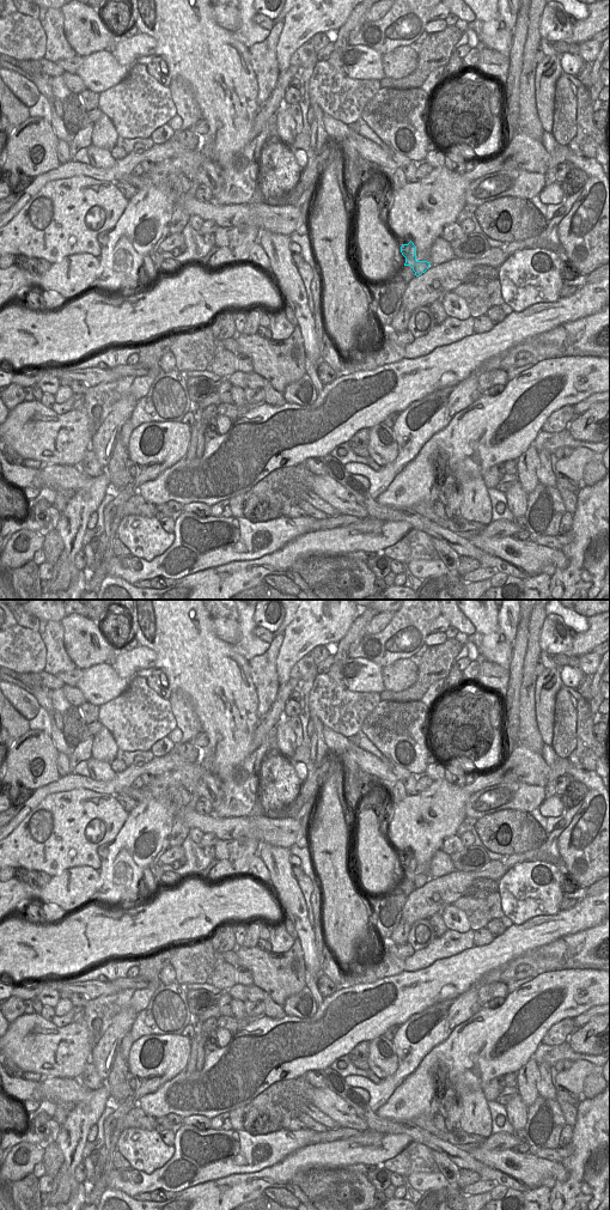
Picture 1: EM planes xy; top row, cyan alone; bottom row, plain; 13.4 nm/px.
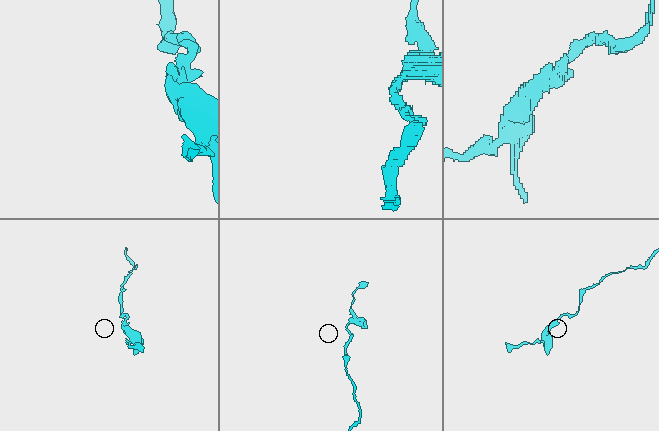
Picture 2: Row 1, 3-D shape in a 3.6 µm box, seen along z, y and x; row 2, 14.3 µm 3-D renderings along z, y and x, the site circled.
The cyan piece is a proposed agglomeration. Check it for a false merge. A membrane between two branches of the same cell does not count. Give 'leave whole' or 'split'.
leave whole

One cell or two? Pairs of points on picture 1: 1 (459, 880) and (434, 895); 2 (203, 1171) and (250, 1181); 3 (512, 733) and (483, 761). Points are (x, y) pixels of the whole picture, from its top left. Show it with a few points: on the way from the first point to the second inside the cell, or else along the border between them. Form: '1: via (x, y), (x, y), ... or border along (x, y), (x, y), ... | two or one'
1: via (453, 886), (440, 892) | one
2: border along (255, 1172), (231, 1173), (200, 1184) | two
3: border along (502, 707), (501, 733) | two

